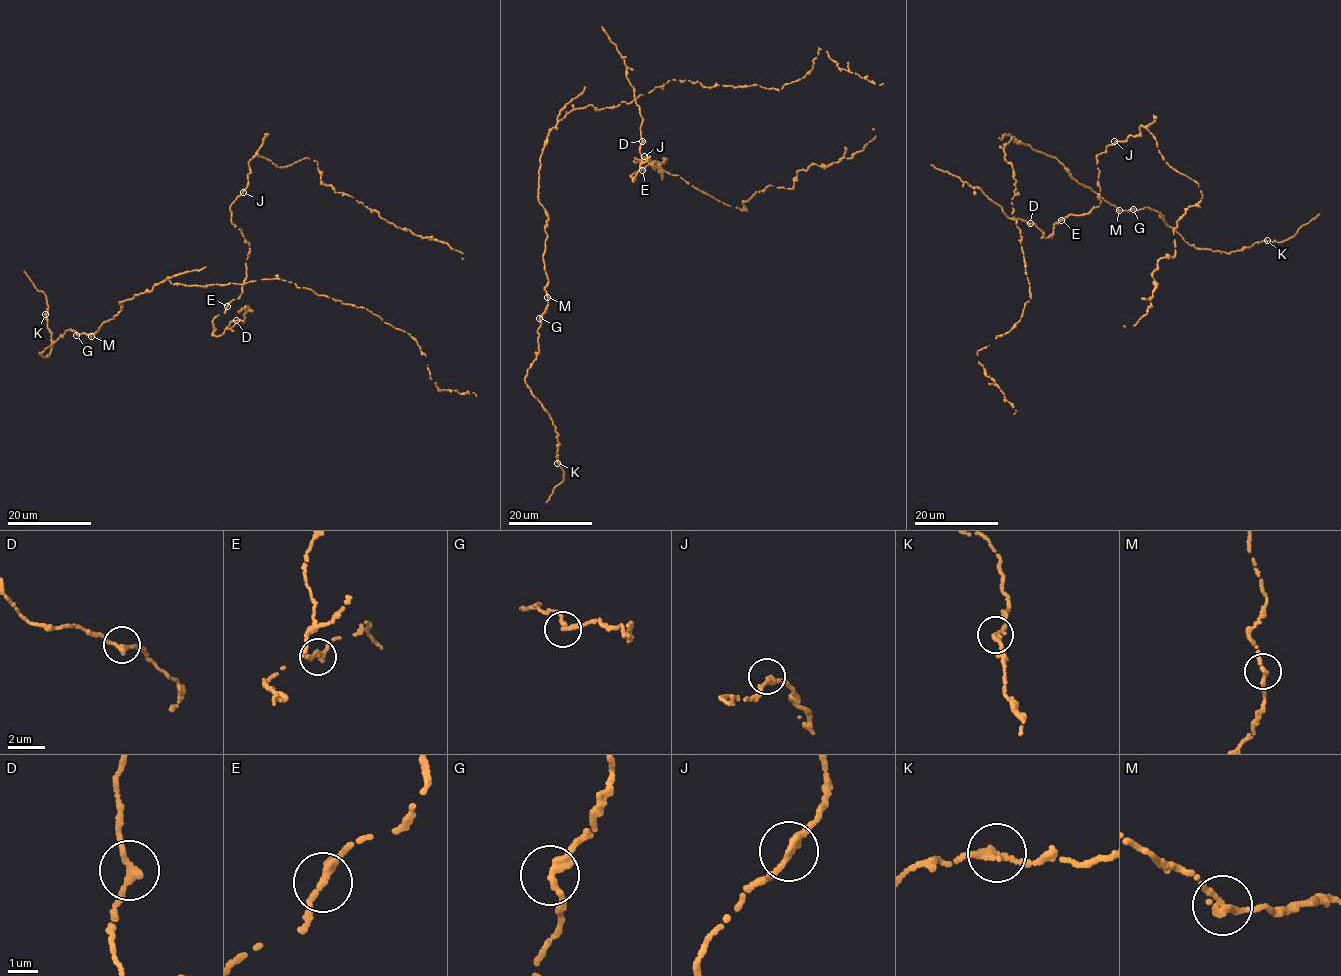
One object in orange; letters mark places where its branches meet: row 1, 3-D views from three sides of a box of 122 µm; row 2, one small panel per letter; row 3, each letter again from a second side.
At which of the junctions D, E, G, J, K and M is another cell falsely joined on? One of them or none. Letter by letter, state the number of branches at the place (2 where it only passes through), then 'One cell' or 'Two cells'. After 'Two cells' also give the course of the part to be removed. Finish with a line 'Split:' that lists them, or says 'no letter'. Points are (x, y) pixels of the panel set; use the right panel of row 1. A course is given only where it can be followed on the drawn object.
D: Branches: 2. One cell
E: Branches: 2. One cell
G: Branches: 2. One cell
J: Branches: 2. One cell
K: Branches: 2. One cell
M: Branches: 2. One cell
Split: no letter

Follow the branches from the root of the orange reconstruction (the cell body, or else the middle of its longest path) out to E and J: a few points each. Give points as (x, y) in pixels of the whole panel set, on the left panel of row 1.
E: (240, 320), (230, 322), (223, 333), (214, 335), (213, 320), (227, 306)
J: (240, 320), (213, 333), (214, 319), (237, 299), (247, 275), (249, 243), (230, 210), (243, 192)

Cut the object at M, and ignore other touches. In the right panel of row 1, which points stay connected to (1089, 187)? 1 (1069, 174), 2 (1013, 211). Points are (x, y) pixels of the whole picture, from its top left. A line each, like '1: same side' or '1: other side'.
1: same side
2: same side

